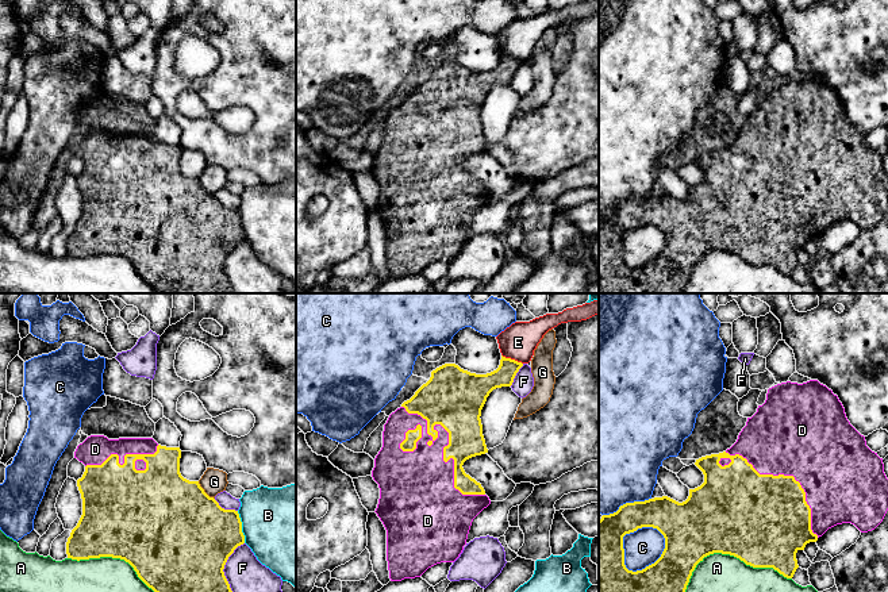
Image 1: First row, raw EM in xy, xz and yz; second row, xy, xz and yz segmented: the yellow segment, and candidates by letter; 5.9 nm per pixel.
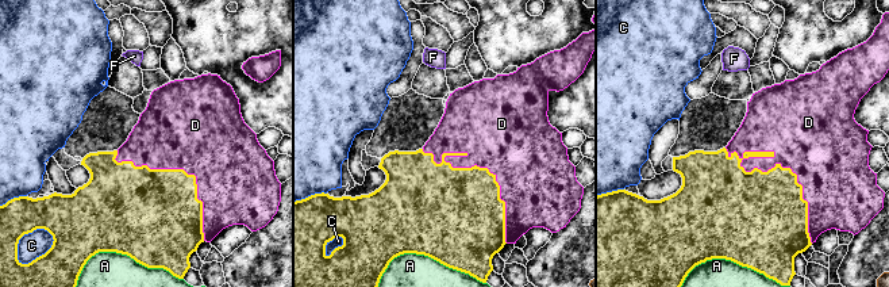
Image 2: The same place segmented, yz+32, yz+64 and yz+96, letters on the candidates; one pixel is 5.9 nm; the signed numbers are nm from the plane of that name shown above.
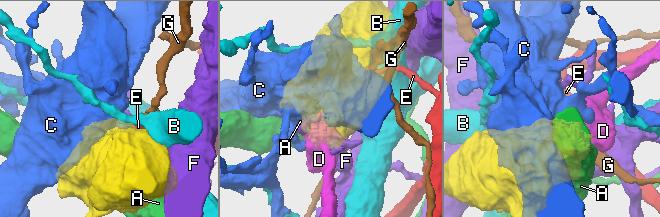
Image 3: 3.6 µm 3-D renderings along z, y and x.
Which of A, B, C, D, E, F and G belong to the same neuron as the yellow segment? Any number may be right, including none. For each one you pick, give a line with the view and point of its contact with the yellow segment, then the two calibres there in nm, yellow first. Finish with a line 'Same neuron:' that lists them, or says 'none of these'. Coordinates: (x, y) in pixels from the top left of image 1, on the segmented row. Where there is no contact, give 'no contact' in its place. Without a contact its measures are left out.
D: meets yellow in xz at (448, 445); 300 nm thick on the yellow side, 340 nm on the other
Same neuron: D

